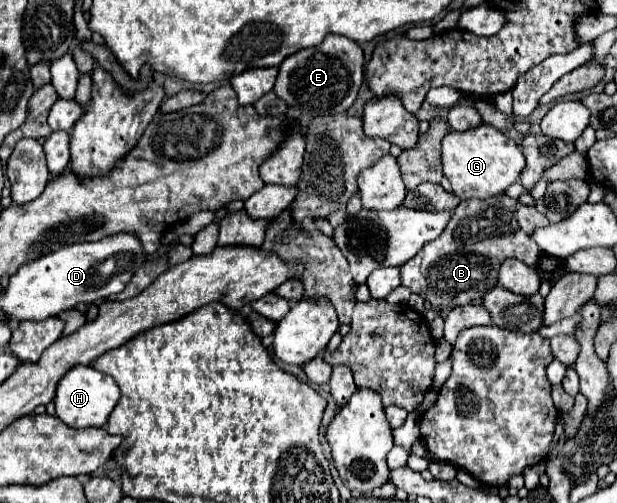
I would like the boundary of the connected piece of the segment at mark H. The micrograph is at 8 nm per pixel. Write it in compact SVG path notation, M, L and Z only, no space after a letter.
M75 365L59 381L53 401L57 405L57 417L69 427L105 427L109 413L119 401L119 387L109 375L103 375L89 365Z

